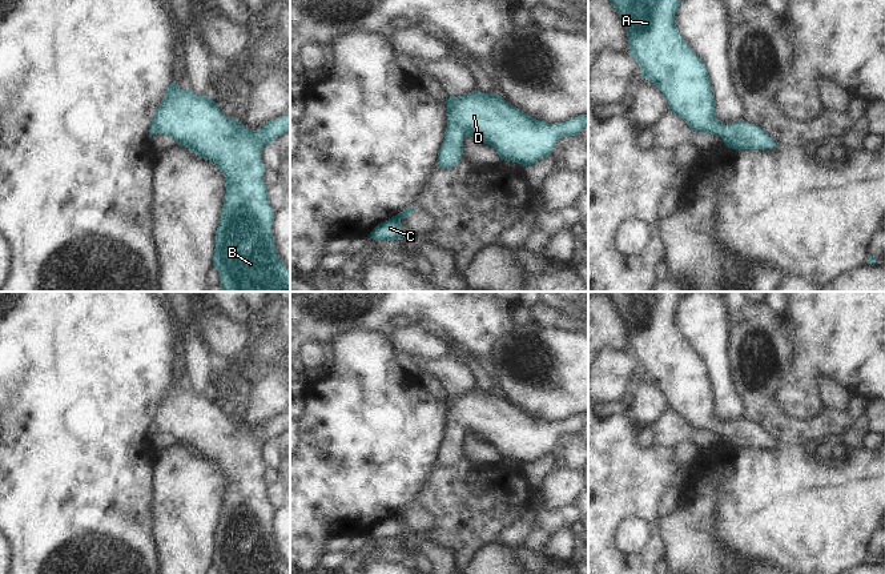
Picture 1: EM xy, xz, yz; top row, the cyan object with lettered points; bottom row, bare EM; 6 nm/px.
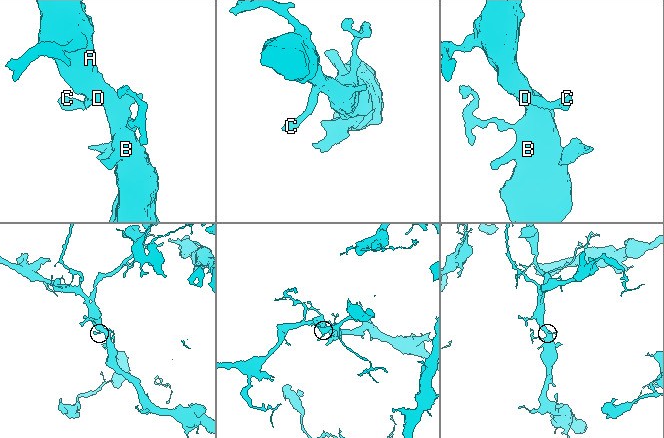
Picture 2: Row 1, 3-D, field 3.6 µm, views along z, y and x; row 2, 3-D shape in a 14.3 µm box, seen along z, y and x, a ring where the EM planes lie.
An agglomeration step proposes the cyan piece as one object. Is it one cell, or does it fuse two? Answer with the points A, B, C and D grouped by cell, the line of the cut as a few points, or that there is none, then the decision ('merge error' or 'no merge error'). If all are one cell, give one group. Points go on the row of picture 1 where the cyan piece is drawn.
A B C D | no cut | no merge error

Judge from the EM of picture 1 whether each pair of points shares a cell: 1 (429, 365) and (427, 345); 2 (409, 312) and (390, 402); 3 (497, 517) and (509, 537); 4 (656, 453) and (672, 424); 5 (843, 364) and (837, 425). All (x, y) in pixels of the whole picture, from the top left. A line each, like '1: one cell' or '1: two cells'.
1: two cells
2: two cells
3: two cells
4: two cells
5: two cells

